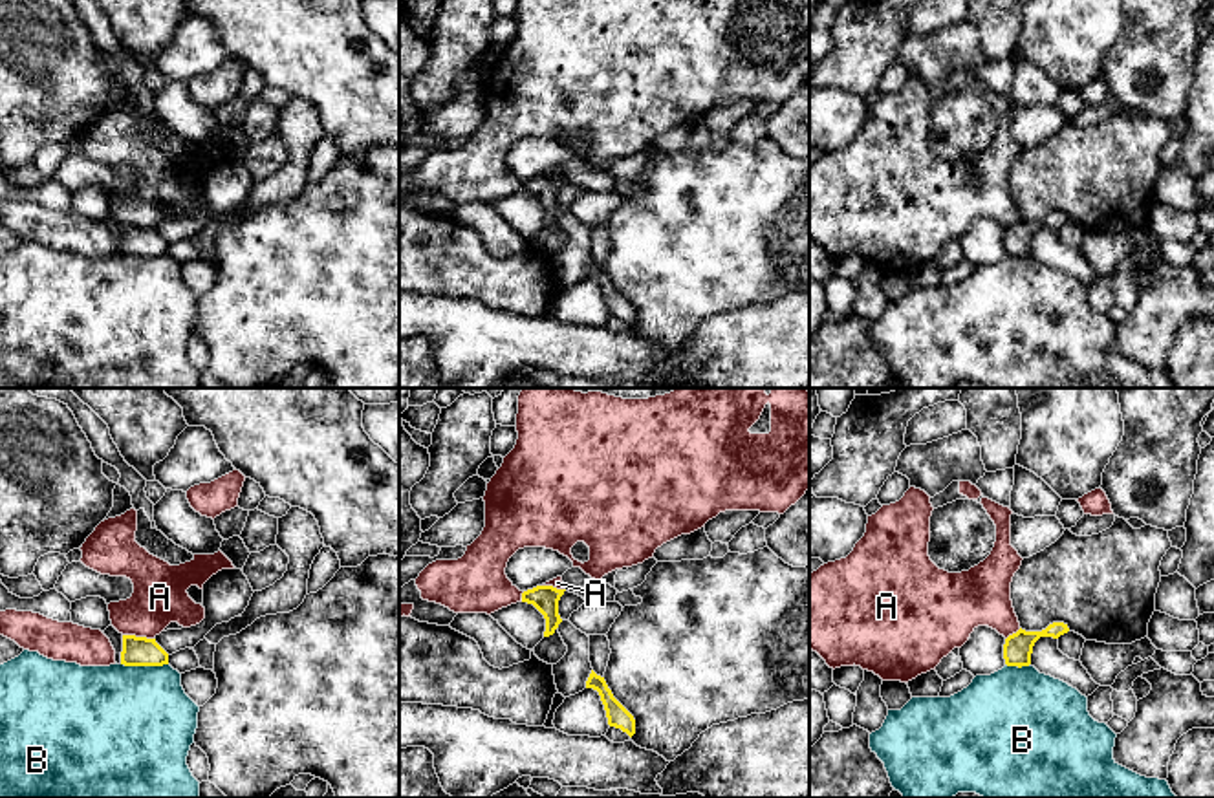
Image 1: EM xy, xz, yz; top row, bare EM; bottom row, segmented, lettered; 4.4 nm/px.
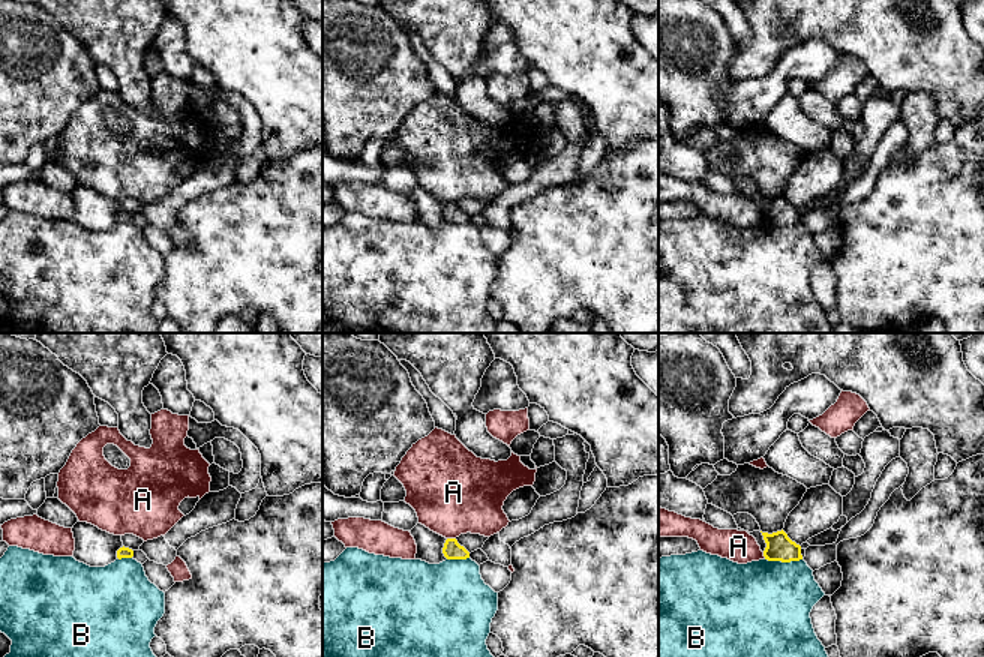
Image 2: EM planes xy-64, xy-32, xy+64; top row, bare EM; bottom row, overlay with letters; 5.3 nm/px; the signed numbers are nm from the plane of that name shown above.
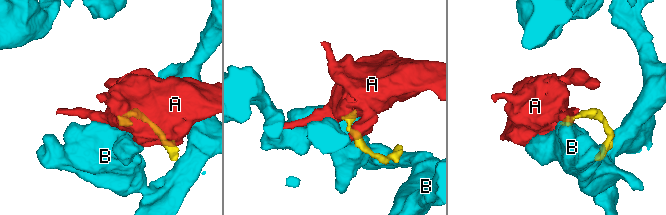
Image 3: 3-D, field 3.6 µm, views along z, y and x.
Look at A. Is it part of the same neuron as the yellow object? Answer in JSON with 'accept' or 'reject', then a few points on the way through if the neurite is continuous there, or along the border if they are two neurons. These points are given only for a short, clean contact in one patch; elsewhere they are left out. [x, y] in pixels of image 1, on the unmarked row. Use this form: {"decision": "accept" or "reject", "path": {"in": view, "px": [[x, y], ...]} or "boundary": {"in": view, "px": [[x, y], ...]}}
{"decision": "reject", "boundary": {"in": "xy", "px": [[123, 224], [152, 229]]}}

